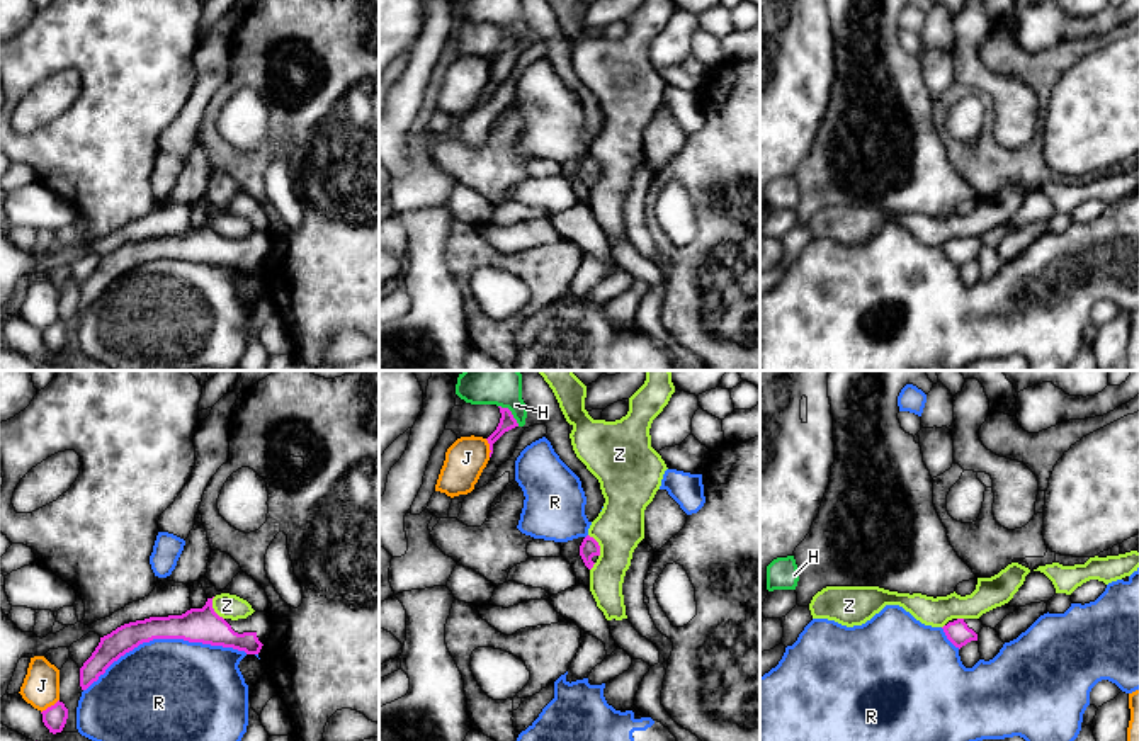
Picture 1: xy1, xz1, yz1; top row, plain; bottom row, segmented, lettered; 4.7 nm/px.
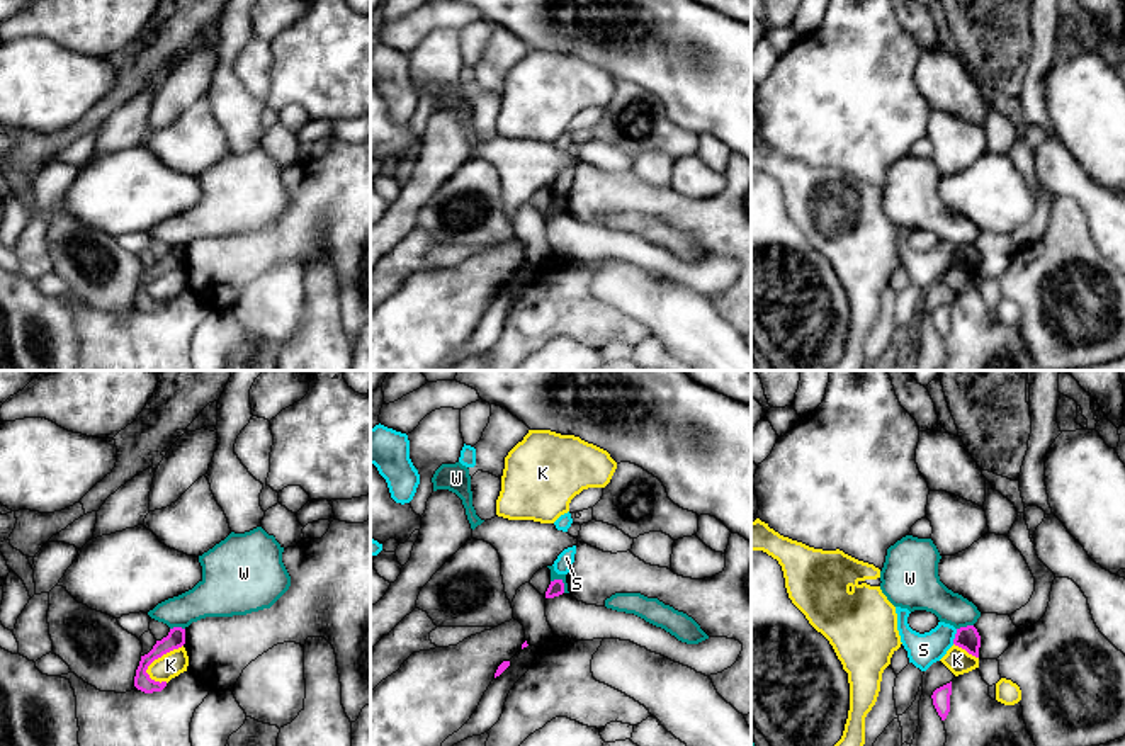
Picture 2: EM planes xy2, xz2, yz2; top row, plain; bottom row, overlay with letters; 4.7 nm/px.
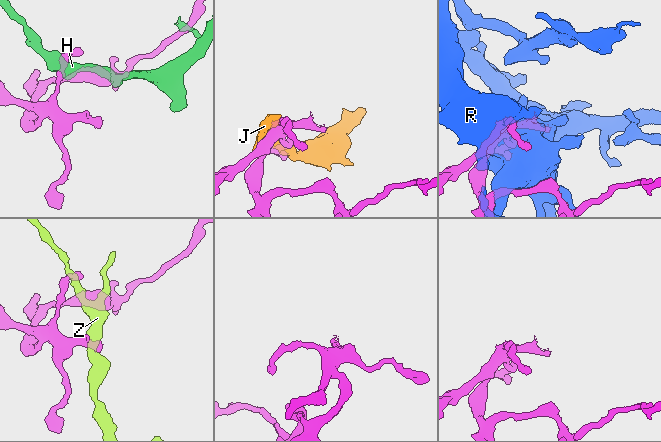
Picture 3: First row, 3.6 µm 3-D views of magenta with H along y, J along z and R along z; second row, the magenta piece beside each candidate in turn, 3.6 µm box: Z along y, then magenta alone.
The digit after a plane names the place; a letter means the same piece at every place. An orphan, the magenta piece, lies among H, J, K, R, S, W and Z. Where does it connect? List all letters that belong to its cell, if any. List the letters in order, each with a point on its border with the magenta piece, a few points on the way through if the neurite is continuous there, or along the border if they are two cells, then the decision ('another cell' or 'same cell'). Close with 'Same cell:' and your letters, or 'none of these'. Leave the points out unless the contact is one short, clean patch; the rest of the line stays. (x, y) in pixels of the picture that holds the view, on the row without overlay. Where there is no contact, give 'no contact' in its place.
H: contact xz1 (510, 33); border xz1 (498, 24), (505, 26), (519, 45); another cell
J: contact xy1 (51, 325); another cell
K: contact xy2 (158, 276); border xy2 (182, 264), (163, 272), (148, 286), (146, 293), (152, 299); another cell
R: contact xy1 (165, 257); another cell
S: contact yz2 (955, 255); border yz2 (957, 248), (952, 262); another cell
W: contact xz2 (561, 201); border xz2 (551, 199), (559, 199), (565, 211); another cell
Z: contact xy1 (213, 228); border xy1 (213, 216), (213, 228), (223, 238); another cell
Same cell: none of these

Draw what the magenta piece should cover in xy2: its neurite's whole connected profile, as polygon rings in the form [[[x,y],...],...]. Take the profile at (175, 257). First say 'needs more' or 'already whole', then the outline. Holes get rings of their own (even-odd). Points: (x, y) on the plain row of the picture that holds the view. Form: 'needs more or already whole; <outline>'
already whole; [[[182,246],[170,248],[167,257],[163,257],[161,260],[156,260],[153,268],[148,274],[141,275],[141,280],[134,296],[134,306],[144,313],[161,311],[167,306],[167,301],[160,302],[151,299],[146,289],[155,279],[161,277],[163,274],[173,268],[182,267],[184,263],[185,263],[185,248]]]

